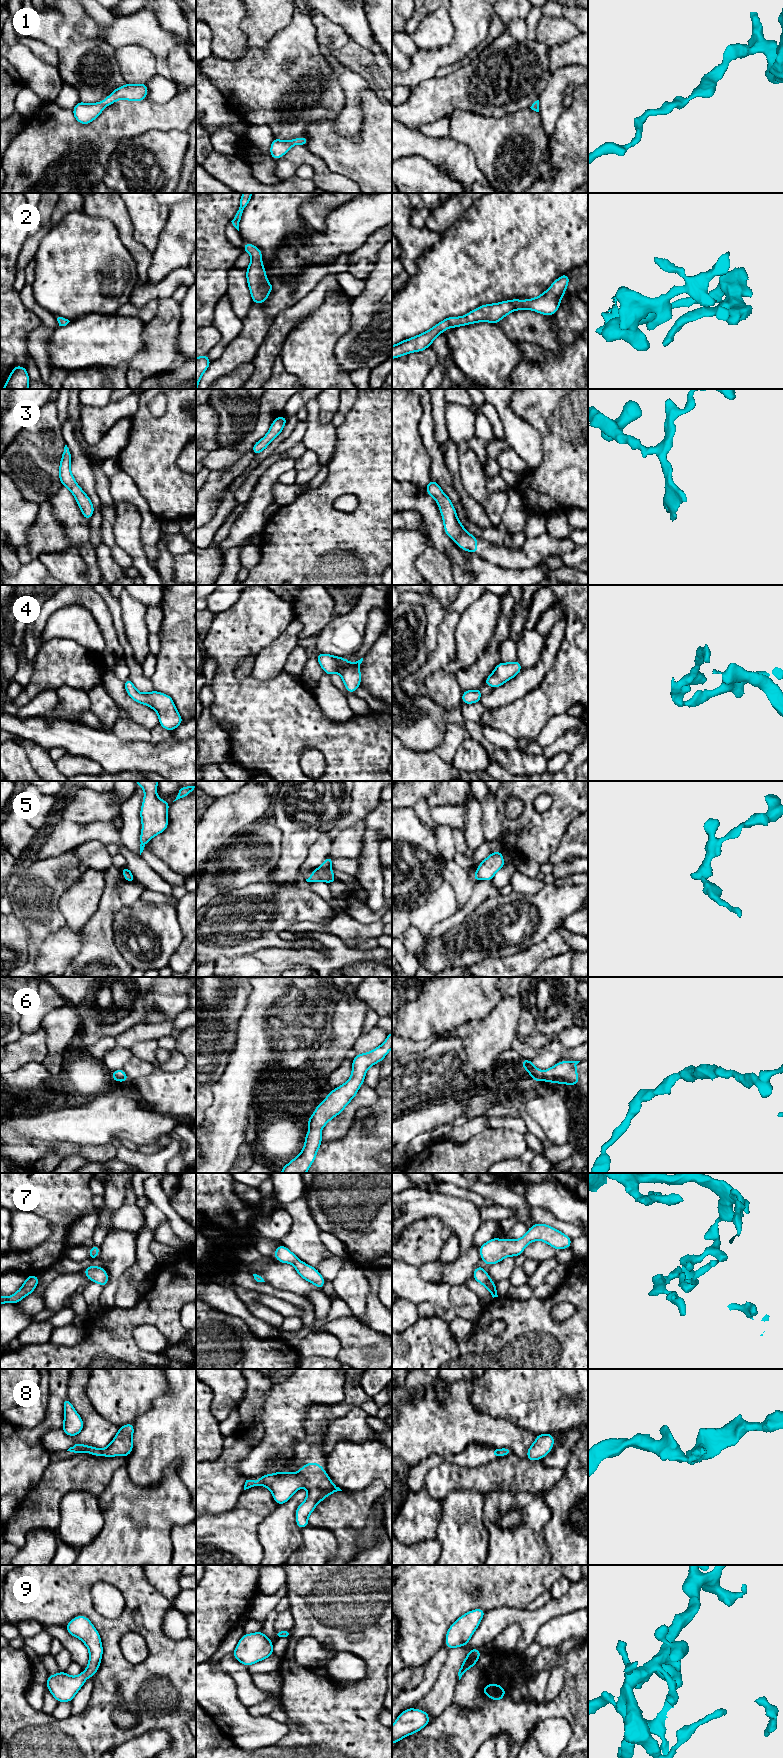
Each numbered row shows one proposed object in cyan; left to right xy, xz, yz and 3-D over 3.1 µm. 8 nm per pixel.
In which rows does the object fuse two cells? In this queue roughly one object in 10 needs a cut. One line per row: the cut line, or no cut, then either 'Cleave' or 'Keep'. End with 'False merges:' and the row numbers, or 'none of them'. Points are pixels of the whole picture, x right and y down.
1: No split. Keep
2: No split. Keep
3: No split. Keep
4: No split. Keep
5: No split. Keep
6: No split. Keep
7: No split. Keep
8: No split. Keep
9: No split. Keep
False merges: none of them

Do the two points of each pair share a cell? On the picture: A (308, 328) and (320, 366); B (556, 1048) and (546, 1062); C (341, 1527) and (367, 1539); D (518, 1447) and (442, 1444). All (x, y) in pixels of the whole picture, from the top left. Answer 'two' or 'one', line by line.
A: one
B: one
C: two
D: one

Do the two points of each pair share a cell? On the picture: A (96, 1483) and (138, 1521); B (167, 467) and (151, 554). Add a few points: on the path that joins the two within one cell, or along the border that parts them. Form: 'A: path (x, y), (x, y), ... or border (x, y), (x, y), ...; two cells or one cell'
A: border (116, 1470), (110, 1482), (98, 1496); two cells
B: border (144, 499), (149, 510), (160, 521); two cells

